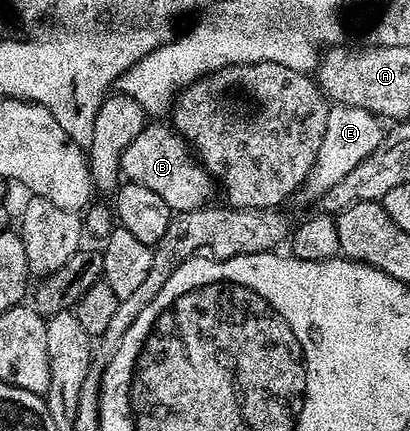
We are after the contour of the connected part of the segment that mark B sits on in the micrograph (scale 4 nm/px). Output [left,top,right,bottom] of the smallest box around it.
[121,123,215,214]

